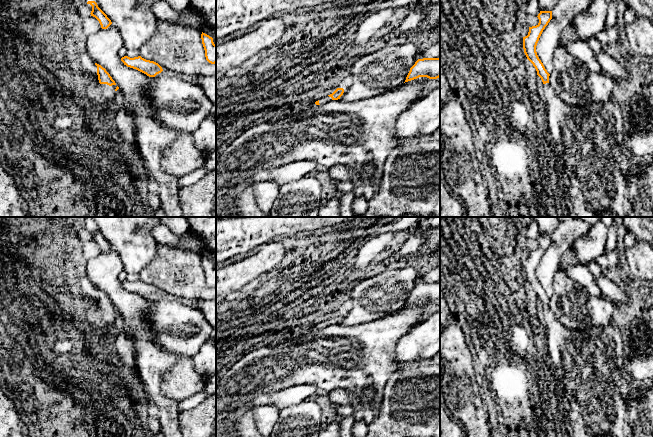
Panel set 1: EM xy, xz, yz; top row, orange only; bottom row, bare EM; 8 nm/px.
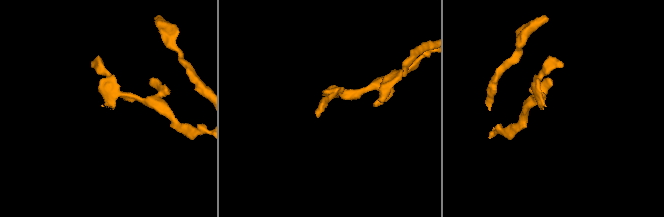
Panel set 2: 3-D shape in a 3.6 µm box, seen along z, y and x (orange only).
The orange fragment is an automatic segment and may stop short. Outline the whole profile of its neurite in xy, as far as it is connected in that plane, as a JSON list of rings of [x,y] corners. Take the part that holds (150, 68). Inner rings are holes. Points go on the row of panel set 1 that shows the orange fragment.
[[[124,56],[121,58],[121,61],[127,67],[136,69],[146,74],[149,77],[155,77],[157,74],[163,71],[162,67],[158,63],[154,61],[146,60],[141,56],[134,57],[134,58]]]

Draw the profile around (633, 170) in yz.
[[[630,165],[627,170],[622,171],[623,175],[626,178],[627,183],[630,182],[632,176],[637,176],[642,172],[642,168],[639,165]]]

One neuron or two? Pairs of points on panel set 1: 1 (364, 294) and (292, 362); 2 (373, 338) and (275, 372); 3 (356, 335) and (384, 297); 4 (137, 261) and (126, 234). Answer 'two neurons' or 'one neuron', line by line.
1: two neurons
2: one neuron
3: two neurons
4: one neuron

